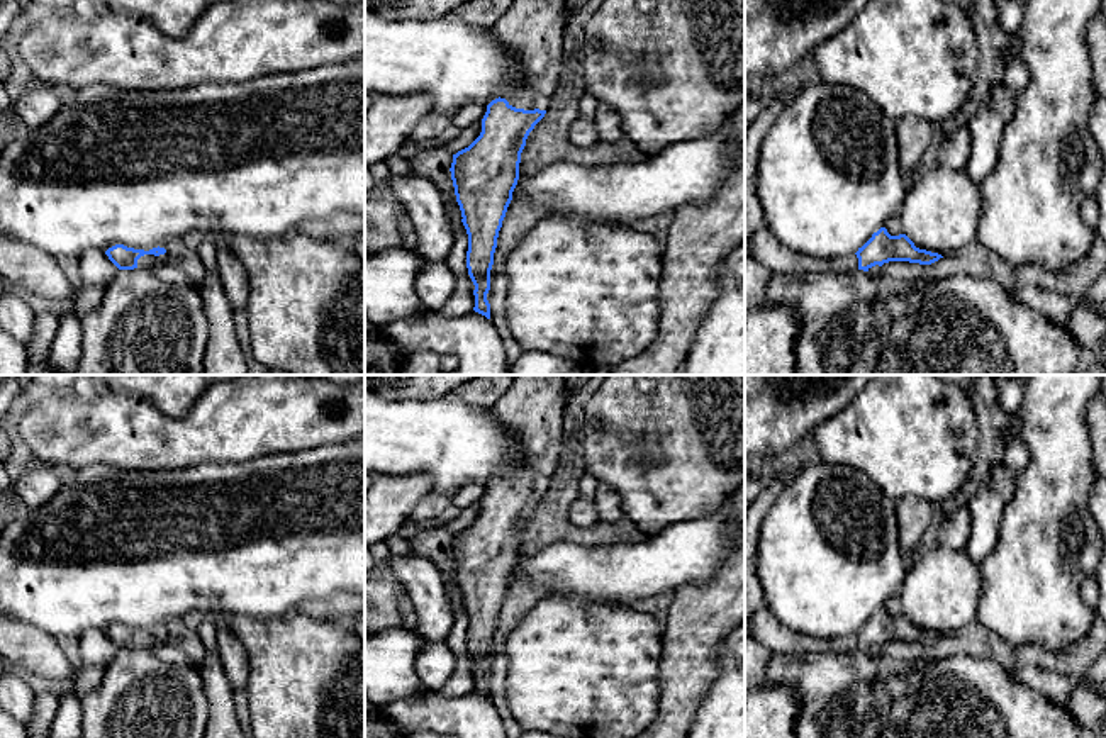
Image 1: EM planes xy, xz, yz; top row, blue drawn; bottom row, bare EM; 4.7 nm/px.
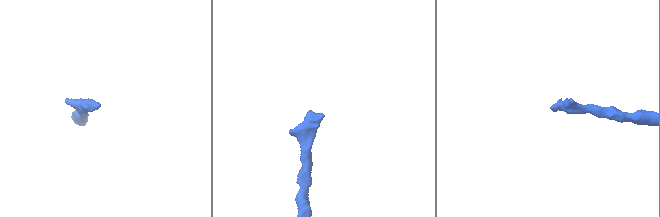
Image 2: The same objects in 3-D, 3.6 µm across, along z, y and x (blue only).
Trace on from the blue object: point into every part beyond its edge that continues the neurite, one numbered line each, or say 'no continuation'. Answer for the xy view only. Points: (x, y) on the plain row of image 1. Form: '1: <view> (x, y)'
1: xy (146, 642)

